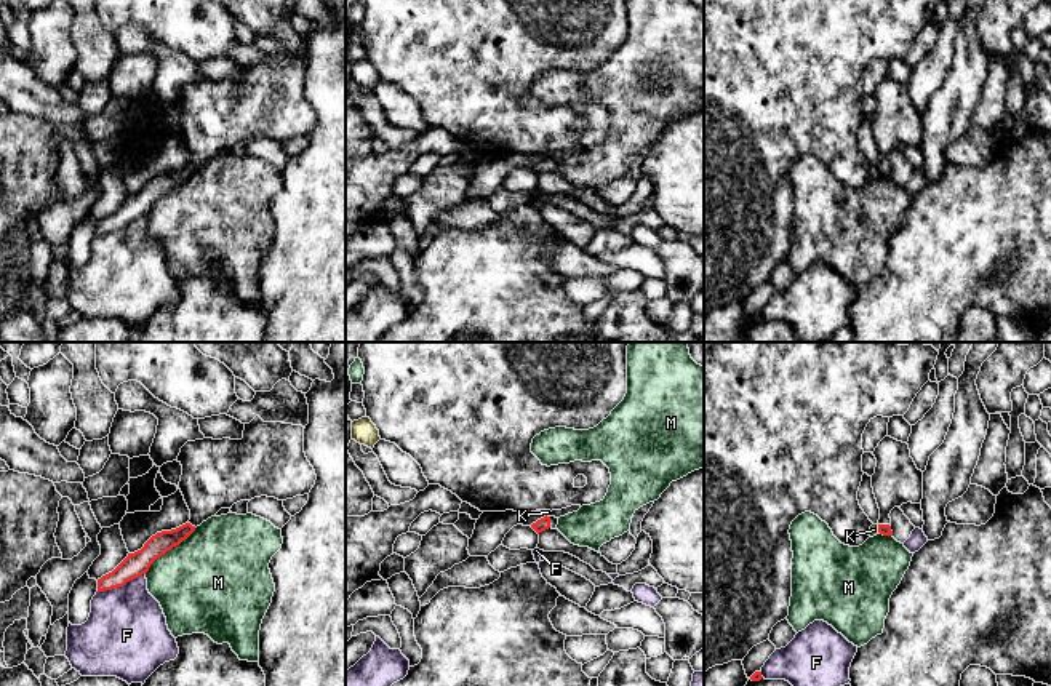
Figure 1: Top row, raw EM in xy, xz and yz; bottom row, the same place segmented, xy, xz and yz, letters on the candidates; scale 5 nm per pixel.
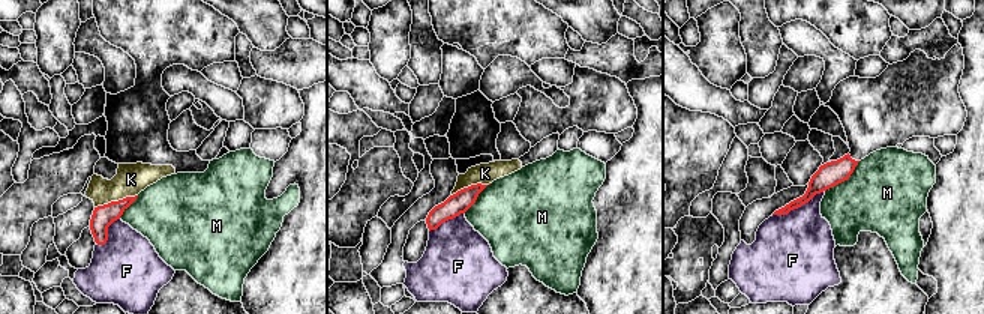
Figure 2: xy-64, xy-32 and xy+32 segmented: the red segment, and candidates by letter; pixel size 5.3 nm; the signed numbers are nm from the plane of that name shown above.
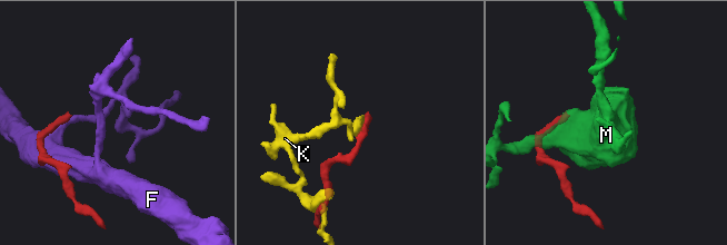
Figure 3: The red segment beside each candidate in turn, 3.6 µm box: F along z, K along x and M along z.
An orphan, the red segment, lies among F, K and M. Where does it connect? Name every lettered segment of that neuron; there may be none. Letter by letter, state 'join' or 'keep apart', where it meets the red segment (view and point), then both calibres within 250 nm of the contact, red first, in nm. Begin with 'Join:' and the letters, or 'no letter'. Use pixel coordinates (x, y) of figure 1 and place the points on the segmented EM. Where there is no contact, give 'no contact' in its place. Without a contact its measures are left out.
Join: no letter
F: keep apart; contact xy (120, 586); calibres 120 and 420 nm
K: keep apart; contact yz (879, 528); calibres 60 and 50 nm
M: keep apart; contact xy (168, 549); calibres 120 and 480 nm

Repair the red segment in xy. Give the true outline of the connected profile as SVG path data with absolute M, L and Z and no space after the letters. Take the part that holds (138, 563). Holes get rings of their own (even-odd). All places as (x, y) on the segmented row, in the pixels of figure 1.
M264 422L245 424L242 440L203 438L187 441L176 459L182 465L179 489L190 520L152 536L141 550L98 579L98 592L123 587L146 574L150 564L186 540L197 526L221 509L267 496L278 501L309 494L317 475L304 453L304 427Z

